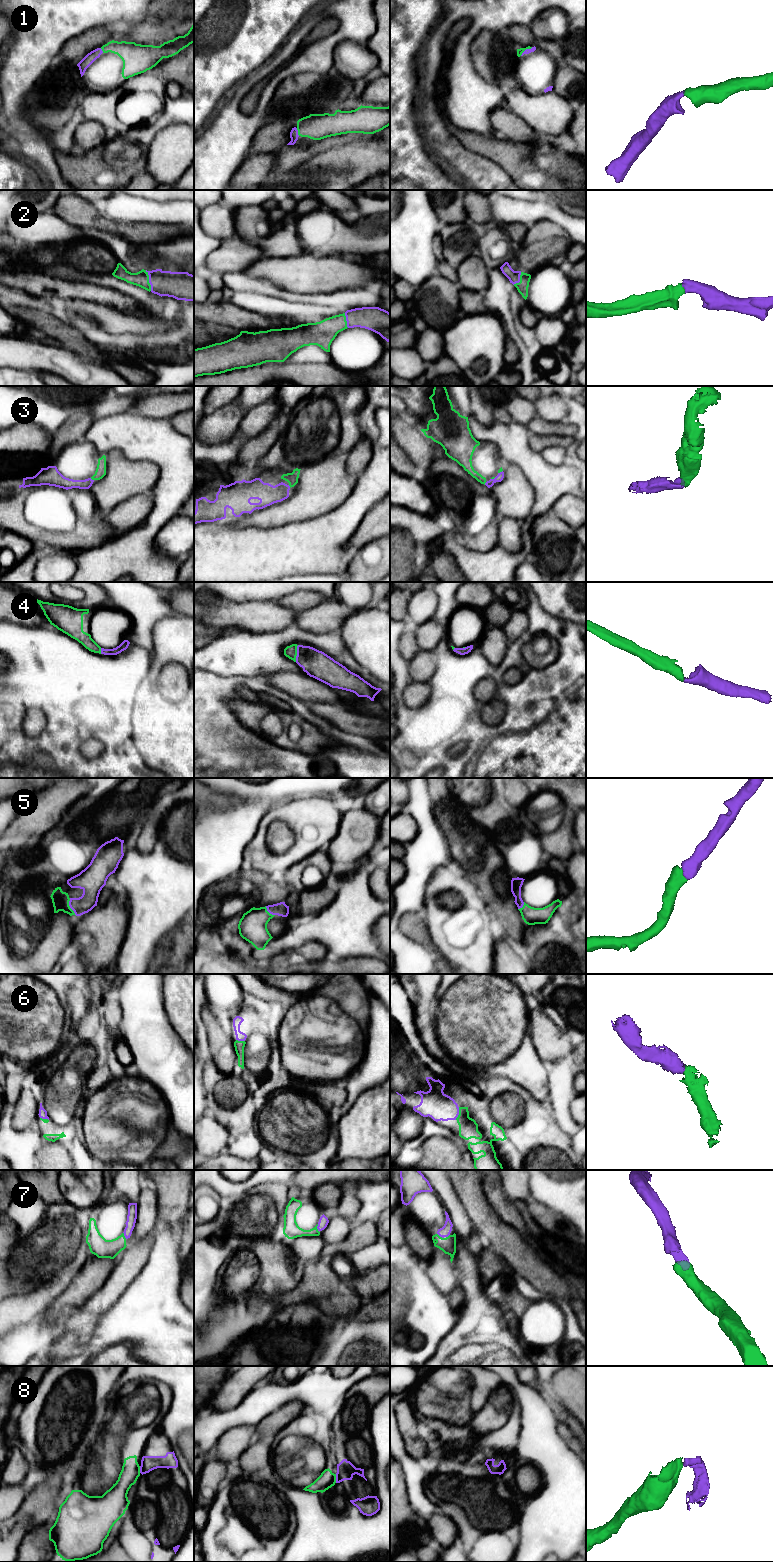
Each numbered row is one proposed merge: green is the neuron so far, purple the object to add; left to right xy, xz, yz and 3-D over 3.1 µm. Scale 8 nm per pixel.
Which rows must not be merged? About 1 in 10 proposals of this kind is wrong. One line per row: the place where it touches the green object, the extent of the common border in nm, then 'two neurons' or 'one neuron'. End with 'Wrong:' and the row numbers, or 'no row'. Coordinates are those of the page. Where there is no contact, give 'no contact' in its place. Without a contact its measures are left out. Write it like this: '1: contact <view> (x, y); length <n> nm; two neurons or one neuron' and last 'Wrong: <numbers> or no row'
1: contact xz (298, 132); length 70 nm; one neuron
2: contact xy (148, 280); length 180 nm; one neuron
3: contact xy (92, 479); length 40 nm; one neuron
4: contact xz (296, 653); length 140 nm; one neuron
5: contact xy (69, 907); length 160 nm; one neuron
6: contact yz (459, 1113); length 110 nm; one neuron
7: contact xz (316, 1228); length 60 nm; one neuron
8: contact xz (335, 1478); length 70 nm; two neurons
Wrong: 8

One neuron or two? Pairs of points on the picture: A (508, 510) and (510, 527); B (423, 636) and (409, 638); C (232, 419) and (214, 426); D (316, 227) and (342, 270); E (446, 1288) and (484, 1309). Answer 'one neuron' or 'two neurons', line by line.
A: two neurons
B: two neurons
C: one neuron
D: two neurons
E: two neurons

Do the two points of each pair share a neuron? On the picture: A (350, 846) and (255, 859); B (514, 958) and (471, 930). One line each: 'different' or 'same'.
A: different
B: different

